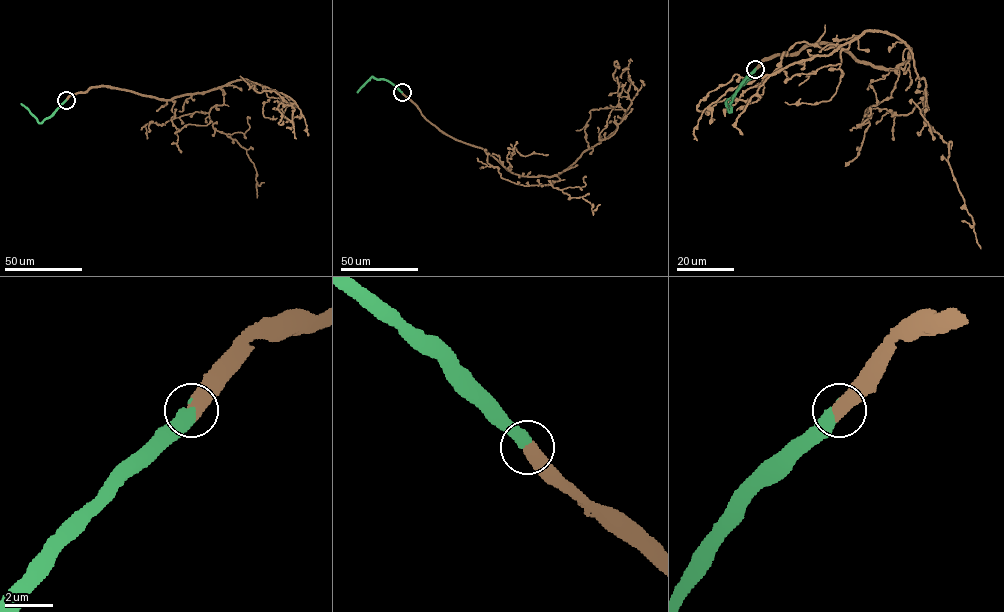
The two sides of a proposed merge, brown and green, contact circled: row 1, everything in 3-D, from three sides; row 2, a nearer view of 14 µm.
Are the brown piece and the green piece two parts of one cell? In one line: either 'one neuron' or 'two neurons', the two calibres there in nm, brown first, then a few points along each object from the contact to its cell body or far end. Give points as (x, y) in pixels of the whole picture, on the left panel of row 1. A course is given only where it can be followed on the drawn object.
one neuron; calibres 600 and 550 nm; course brown (66, 100), (104, 86), (169, 100), (247, 79), (294, 102), (279, 105), (282, 117), (278, 122), (283, 121); course green (66, 100), (40, 123), (21, 104)

